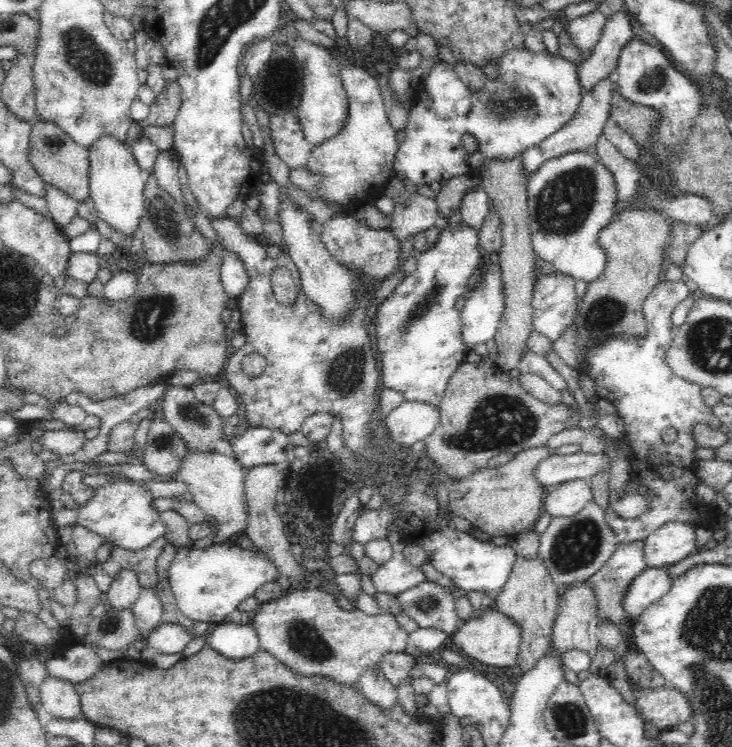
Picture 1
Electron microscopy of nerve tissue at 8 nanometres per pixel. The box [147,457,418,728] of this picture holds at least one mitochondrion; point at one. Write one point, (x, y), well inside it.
(303, 638)

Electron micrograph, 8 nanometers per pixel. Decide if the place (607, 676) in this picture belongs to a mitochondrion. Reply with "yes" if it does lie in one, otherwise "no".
no

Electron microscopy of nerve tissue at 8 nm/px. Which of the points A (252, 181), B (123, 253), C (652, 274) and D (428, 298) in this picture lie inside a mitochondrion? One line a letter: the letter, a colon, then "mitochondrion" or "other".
A: other
B: other
C: other
D: mitochondrion

